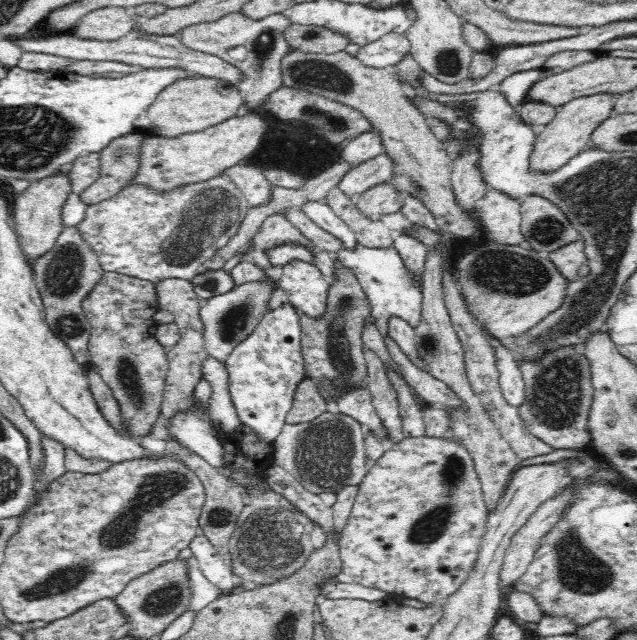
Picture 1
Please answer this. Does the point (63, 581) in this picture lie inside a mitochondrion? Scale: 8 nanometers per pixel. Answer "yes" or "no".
yes

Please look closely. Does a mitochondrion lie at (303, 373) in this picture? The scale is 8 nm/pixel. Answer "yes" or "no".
no

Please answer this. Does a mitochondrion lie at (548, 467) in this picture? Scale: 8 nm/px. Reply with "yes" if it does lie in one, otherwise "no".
no

